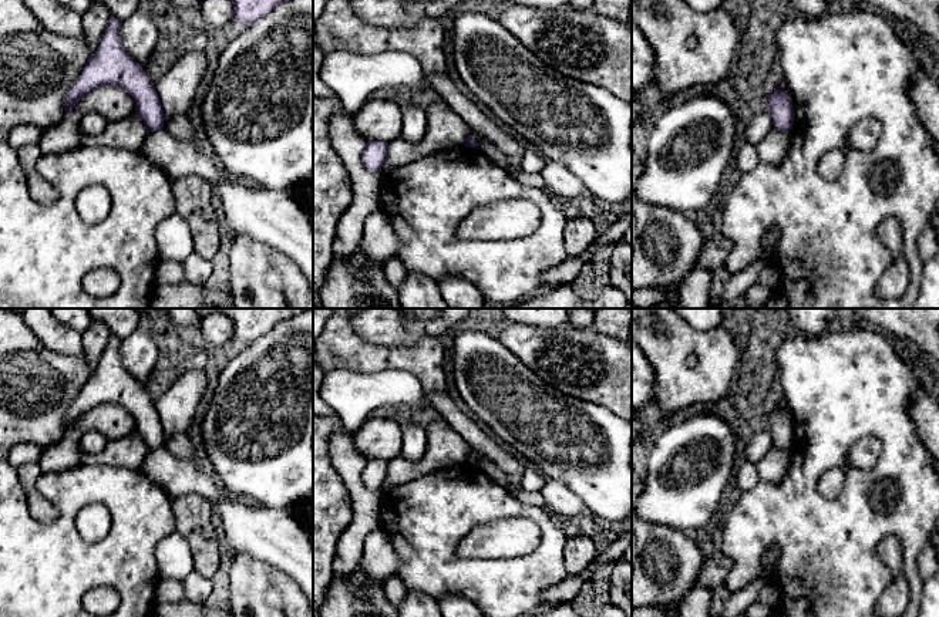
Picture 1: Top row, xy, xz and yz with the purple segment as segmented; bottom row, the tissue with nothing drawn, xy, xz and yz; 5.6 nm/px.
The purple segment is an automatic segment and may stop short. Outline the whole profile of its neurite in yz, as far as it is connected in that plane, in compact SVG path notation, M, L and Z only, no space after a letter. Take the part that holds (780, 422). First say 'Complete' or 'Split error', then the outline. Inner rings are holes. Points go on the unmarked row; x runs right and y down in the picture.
Complete. M785 408L771 409L768 414L768 431L773 436L774 448L790 451L795 435L791 412Z

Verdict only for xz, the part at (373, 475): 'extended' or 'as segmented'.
as segmented

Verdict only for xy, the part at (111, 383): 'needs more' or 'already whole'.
already whole

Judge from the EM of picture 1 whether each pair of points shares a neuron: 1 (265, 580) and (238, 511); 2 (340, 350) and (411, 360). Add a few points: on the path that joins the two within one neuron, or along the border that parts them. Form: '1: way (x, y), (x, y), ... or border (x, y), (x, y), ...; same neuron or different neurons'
1: border (235, 552), (251, 555), (280, 569), (286, 575); different neurons
2: way (357, 356), (394, 357); same neuron

